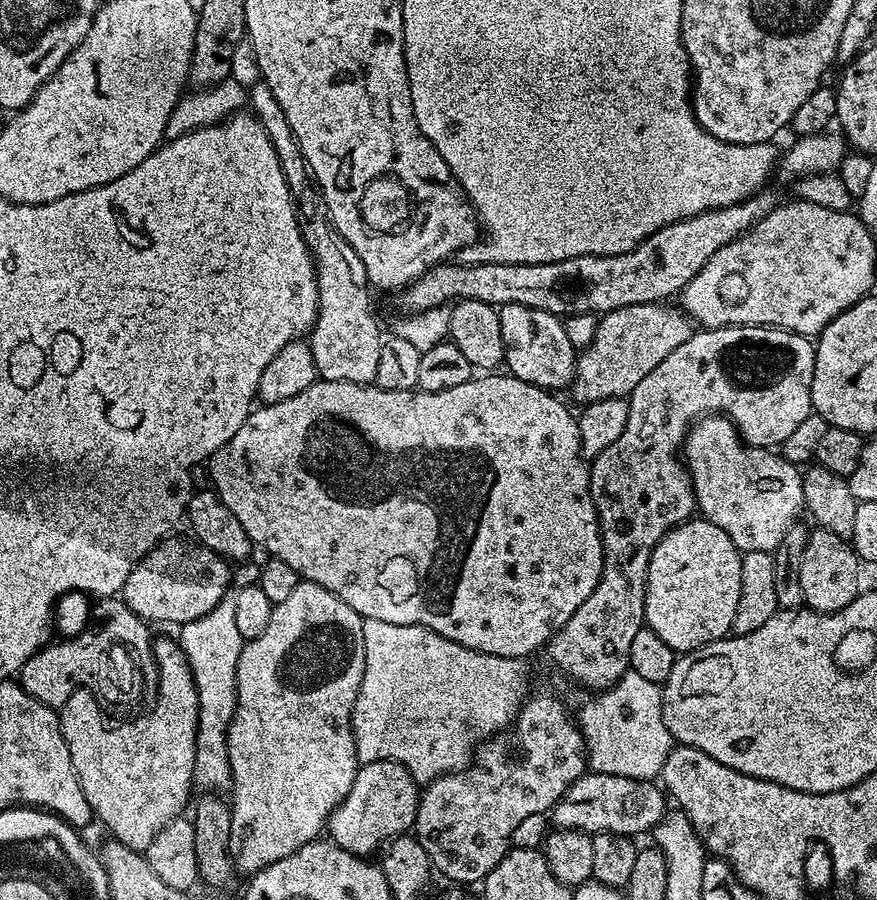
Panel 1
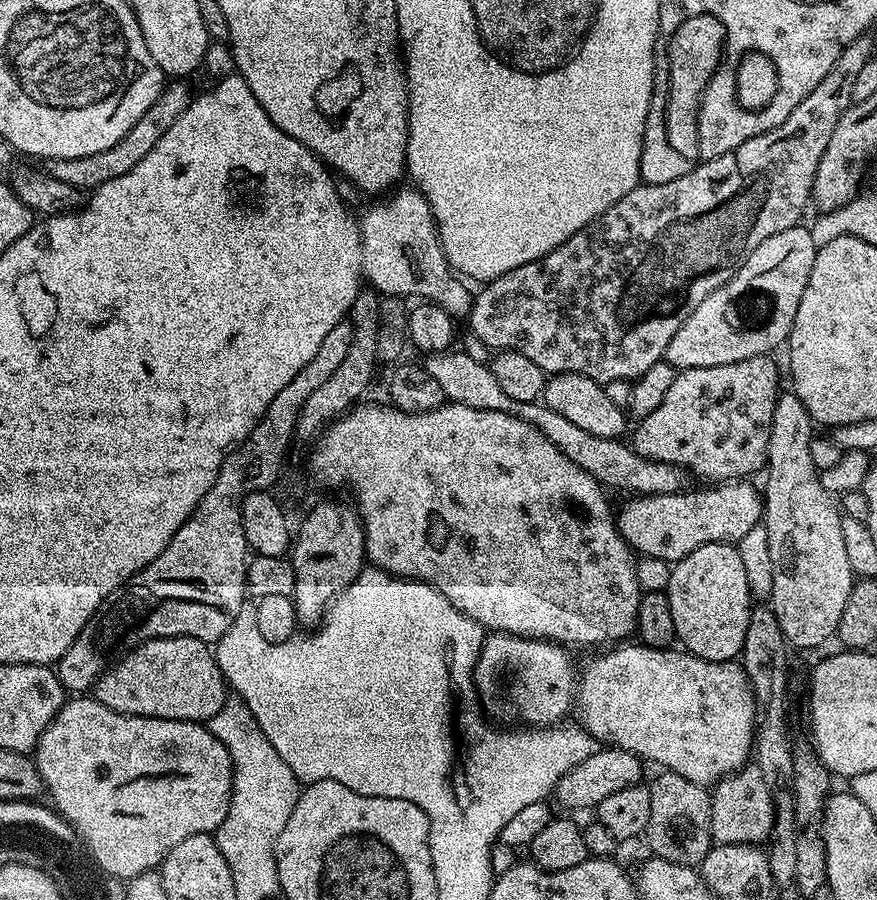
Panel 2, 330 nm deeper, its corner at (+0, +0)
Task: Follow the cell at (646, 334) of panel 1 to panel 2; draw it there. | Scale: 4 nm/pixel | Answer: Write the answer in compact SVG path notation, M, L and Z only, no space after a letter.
M797 226L775 232L754 254L746 258L744 265L710 298L705 298L682 322L682 330L674 334L664 359L677 370L726 366L730 362L742 362L746 358L767 356L787 341L794 326L794 314L798 314L798 302L802 302L802 290L810 282L810 270L814 270L814 246L811 227Z

